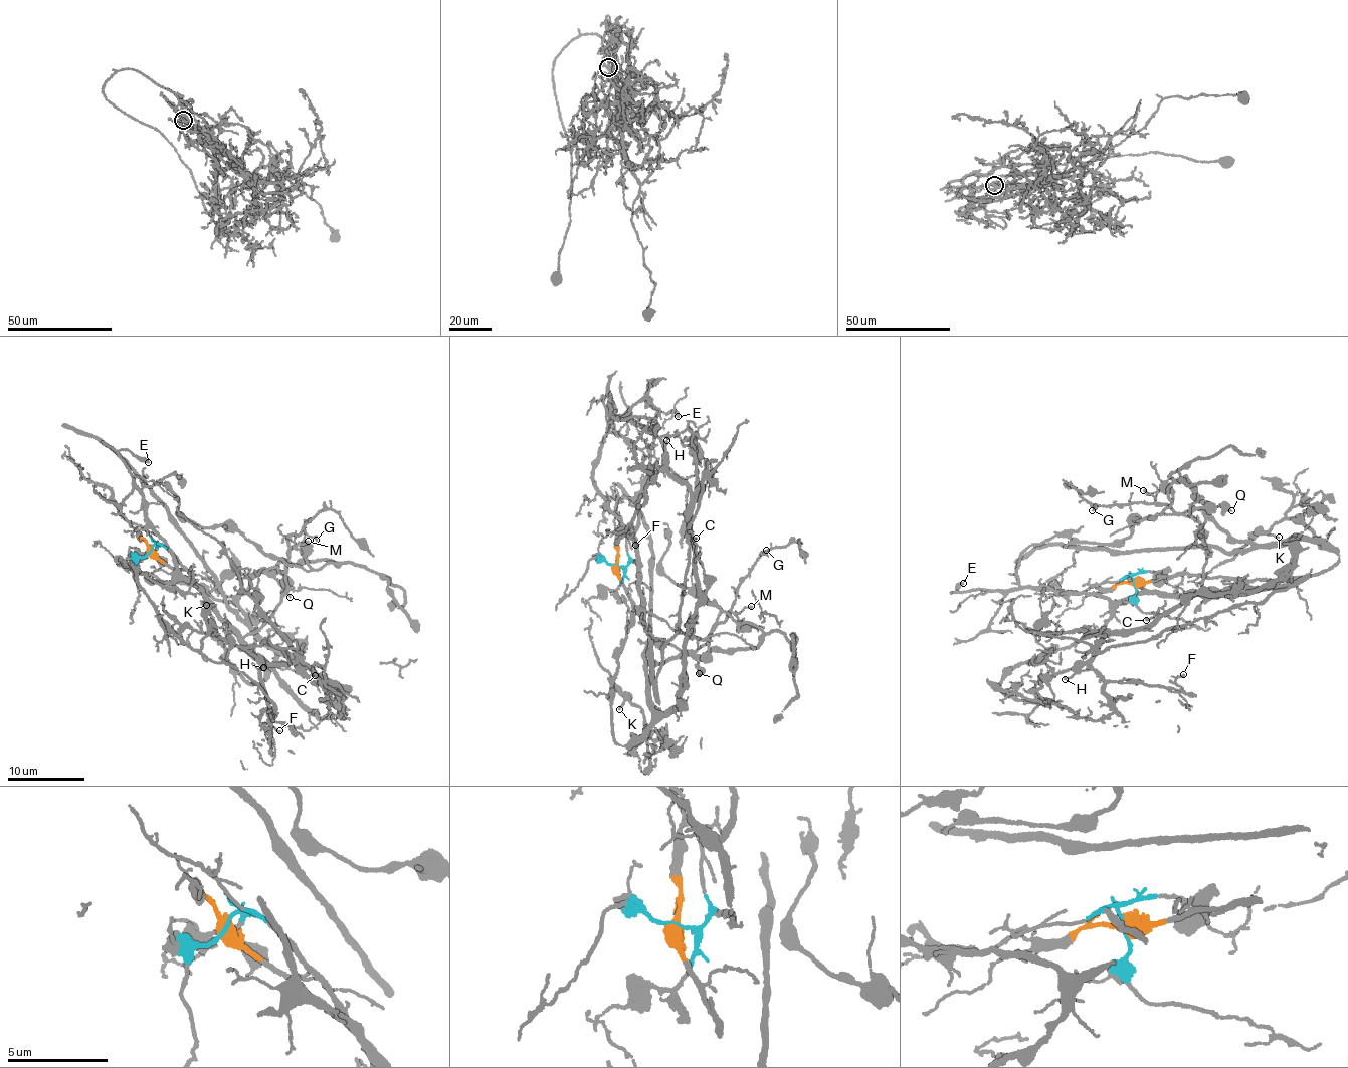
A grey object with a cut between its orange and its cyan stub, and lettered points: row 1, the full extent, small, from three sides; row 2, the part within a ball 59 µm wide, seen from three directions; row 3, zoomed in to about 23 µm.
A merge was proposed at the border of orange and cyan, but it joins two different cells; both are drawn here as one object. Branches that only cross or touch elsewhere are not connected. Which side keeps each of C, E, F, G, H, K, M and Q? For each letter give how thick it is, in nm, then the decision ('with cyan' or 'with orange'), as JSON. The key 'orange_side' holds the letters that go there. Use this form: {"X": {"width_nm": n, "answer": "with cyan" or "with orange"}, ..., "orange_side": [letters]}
{"C": {"width_nm": 120, "answer": "with orange"}, "E": {"width_nm": 300, "answer": "with cyan"}, "F": {"width_nm": 120, "answer": "with orange"}, "G": {"width_nm": 90, "answer": "with cyan"}, "H": {"width_nm": 160, "answer": "with orange"}, "K": {"width_nm": 140, "answer": "with orange"}, "M": {"width_nm": 130, "answer": "with cyan"}, "Q": {"width_nm": 110, "answer": "with orange"}, "orange_side": ["C", "F", "H", "K", "Q"]}

